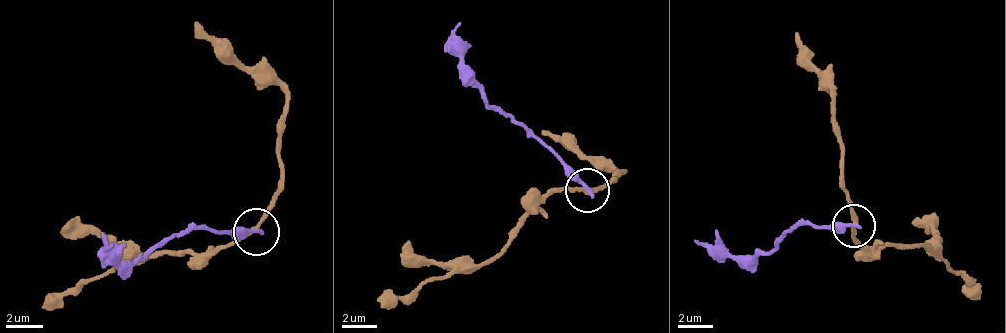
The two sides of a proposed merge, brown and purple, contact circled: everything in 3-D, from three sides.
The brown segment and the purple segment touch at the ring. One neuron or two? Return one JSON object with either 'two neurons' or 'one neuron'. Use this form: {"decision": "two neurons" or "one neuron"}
{"decision": "two neurons"}

